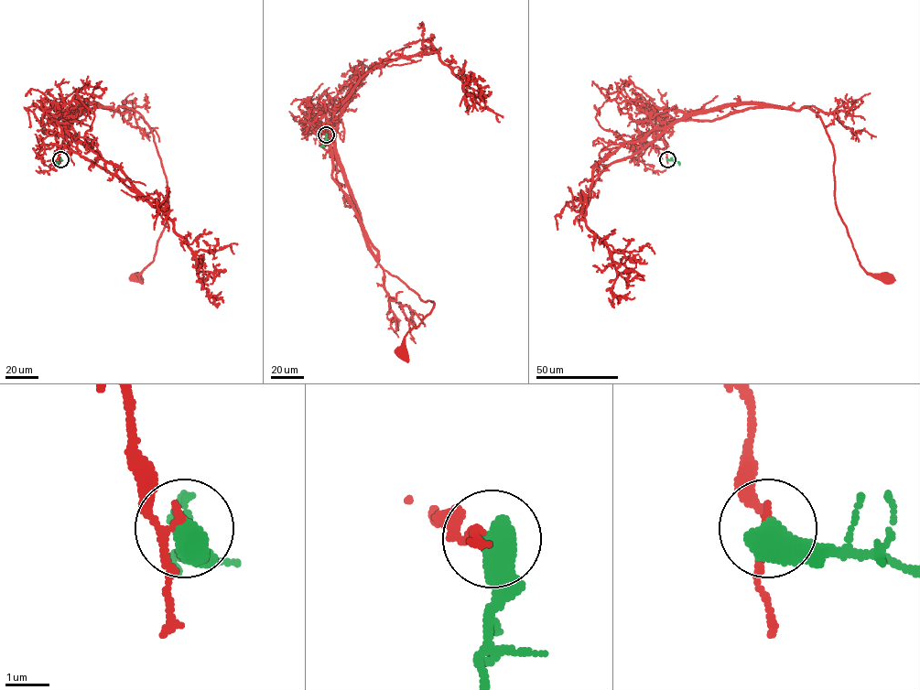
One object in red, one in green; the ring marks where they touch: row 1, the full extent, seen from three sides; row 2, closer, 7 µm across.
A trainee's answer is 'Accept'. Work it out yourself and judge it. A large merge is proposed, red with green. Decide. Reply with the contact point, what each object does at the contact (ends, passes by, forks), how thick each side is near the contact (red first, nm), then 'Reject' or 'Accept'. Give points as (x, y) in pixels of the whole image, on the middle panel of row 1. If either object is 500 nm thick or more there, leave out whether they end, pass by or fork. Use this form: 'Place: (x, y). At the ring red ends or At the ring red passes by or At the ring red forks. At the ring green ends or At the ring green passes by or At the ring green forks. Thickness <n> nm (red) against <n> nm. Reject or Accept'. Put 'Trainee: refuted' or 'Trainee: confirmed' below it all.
Place: (326, 134). Thickness 130 nm (red) against 650 nm. Reject
Trainee: refuted

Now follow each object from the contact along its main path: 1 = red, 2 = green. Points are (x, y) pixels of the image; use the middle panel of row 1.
1: (326, 134), (320, 131), (330, 125), (368, 249), (421, 299), (433, 302), (430, 312), (405, 335), (402, 352)
2: (326, 134), (324, 146)

